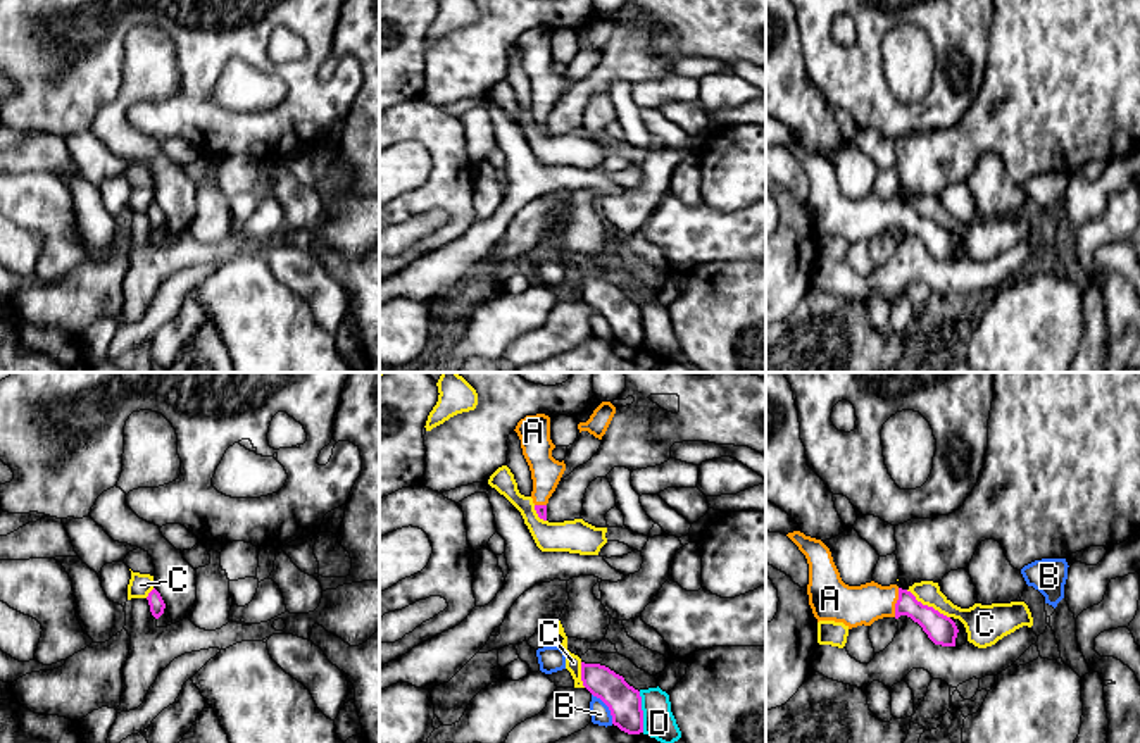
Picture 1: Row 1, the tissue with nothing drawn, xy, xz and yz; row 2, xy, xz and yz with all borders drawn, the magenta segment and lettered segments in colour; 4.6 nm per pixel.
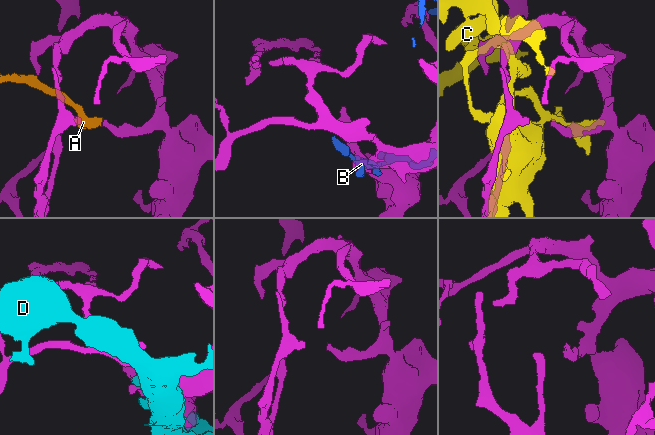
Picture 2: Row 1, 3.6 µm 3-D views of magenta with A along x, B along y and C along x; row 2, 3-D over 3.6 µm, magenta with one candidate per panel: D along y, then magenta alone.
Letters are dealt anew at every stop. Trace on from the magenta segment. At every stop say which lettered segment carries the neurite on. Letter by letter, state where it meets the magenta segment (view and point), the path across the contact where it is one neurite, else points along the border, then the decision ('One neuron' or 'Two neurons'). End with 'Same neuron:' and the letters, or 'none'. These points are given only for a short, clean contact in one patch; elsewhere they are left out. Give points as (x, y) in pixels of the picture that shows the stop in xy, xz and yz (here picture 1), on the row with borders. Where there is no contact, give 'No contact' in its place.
A: Touches magenta at yz (897, 602). Path across: yz (940, 630), (923, 614), (897, 602), (854, 605). One neuron
B: Touches magenta at xz (607, 705). Two neurons
C: Touches magenta at yz (927, 605). Two neurons
D: Touches magenta at xz (642, 712). Two neurons
Same neuron: A

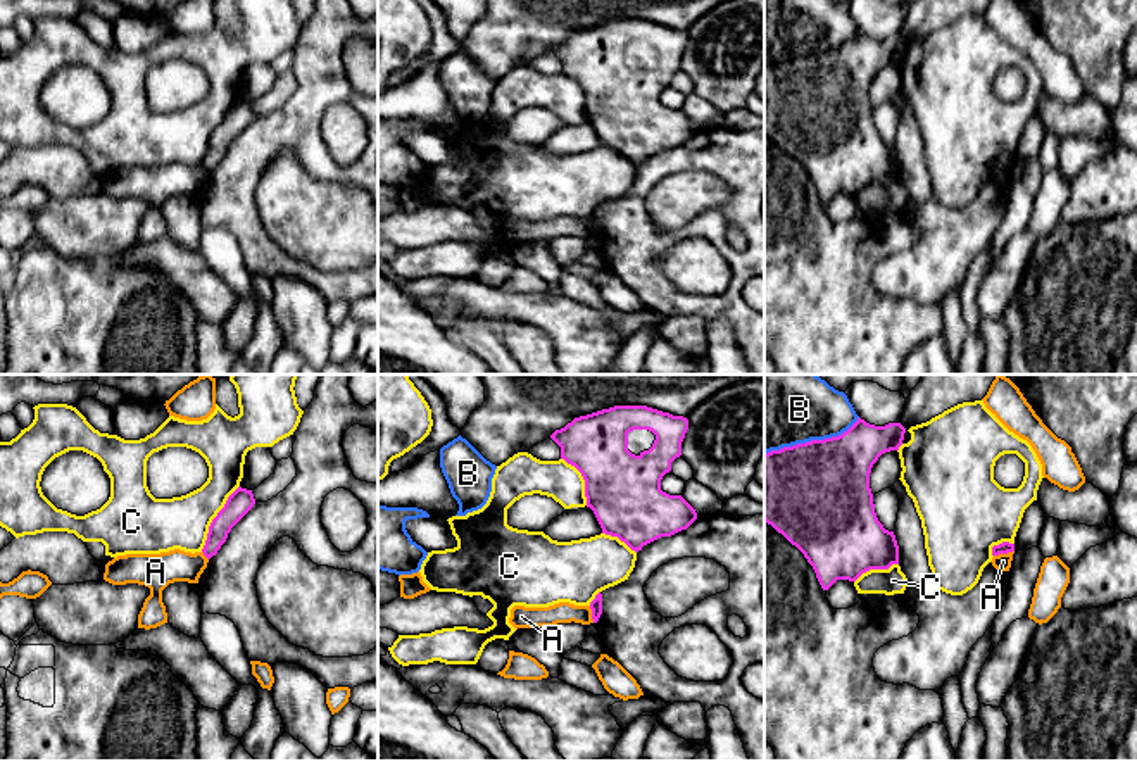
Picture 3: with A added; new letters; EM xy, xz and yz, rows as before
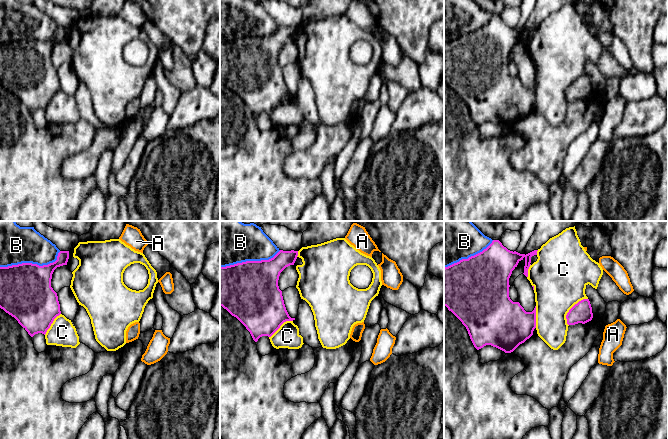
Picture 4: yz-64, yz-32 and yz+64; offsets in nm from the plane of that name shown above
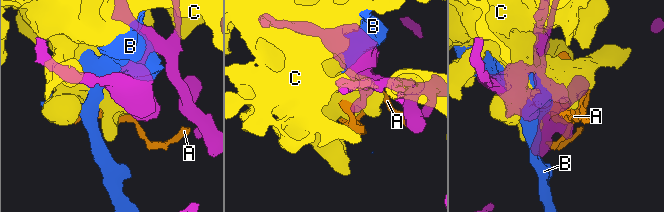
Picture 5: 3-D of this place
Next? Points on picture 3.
A: Touches magenta at yz (1003, 553). Boundary: yz (1013, 549), (994, 556). Two neurons
B: Touches magenta at yz (811, 440). Two neurons
C: Touches magenta at xy (214, 518). Two neurons
Same neuron: none

